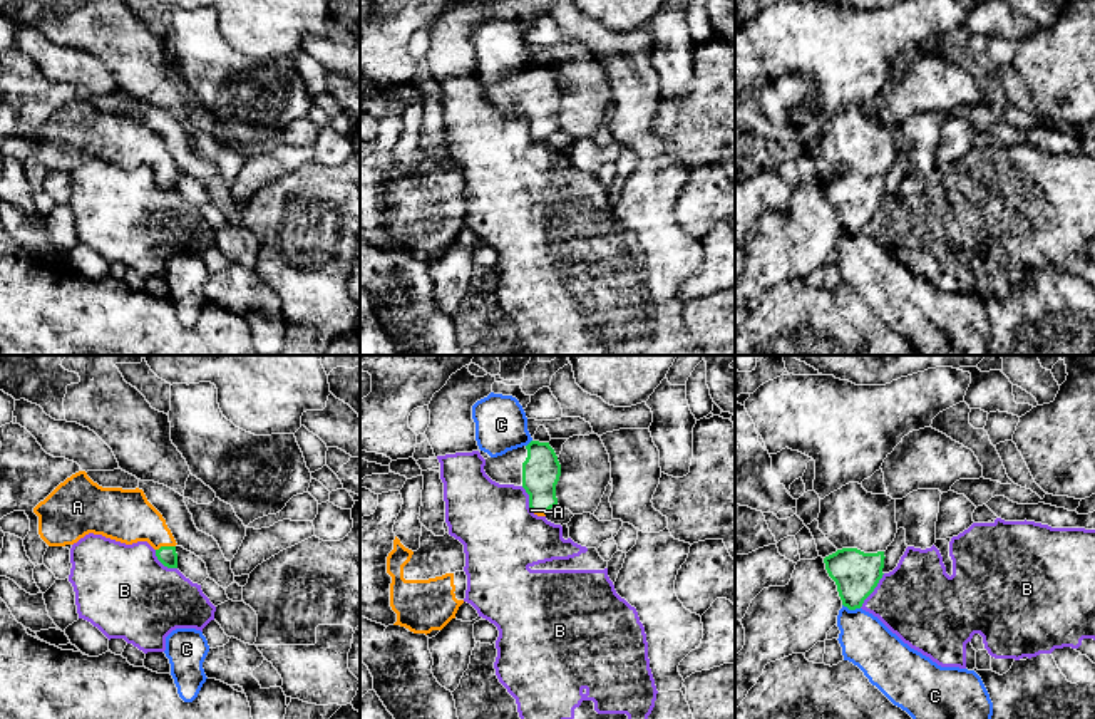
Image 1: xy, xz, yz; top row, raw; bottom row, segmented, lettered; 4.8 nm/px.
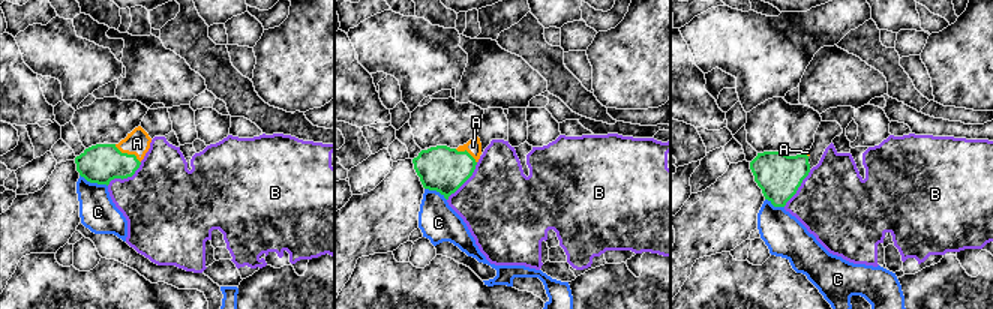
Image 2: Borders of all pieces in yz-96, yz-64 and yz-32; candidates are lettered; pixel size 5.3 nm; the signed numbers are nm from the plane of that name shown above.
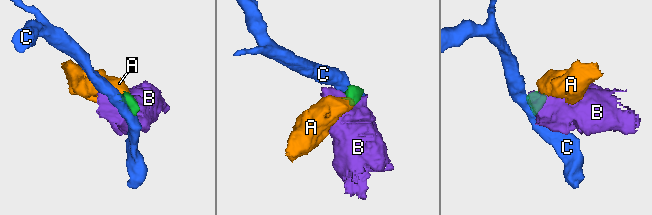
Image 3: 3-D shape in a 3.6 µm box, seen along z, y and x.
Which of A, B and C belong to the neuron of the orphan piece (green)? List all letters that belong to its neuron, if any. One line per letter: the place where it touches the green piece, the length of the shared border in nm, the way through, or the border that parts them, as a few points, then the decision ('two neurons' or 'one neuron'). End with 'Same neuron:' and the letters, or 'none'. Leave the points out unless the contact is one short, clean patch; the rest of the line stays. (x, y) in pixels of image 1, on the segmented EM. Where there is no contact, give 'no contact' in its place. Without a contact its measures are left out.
A: xy (164, 547) | 100 nm | across xy (166, 555), (164, 547), (138, 520), (124, 515) | one neuron
B: yz (873, 590) | 200 nm | along yz (884, 574), (859, 607) | two neurons
C: yz (851, 609) | 90 nm | along yz (843, 604), (849, 609), (859, 609) | two neurons
Same neuron: A

